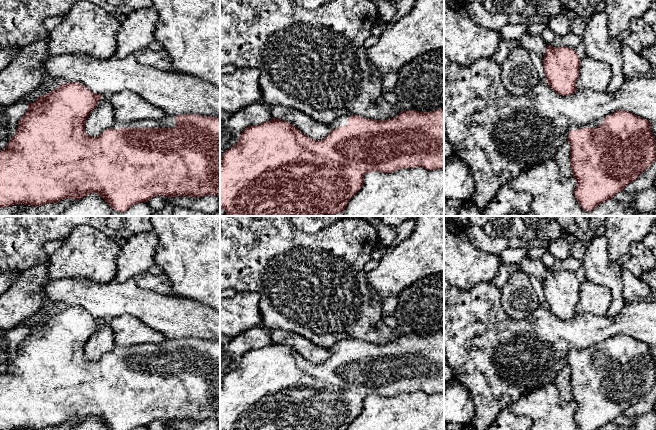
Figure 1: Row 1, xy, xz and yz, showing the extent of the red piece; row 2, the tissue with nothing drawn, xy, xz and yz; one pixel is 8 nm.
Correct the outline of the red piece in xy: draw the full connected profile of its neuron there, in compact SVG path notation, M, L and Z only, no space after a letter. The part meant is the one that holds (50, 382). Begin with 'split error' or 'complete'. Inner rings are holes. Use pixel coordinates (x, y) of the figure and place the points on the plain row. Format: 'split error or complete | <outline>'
split error | M68 306L62 307L58 312L43 320L39 320L34 327L28 328L28 334L19 344L15 359L9 364L6 372L0 374L0 430L14 428L41 430L47 427L58 427L67 422L82 423L90 417L98 417L110 430L132 430L140 426L148 426L158 419L167 421L220 420L220 341L183 338L175 341L164 339L159 344L144 343L129 347L114 346L111 352L102 355L99 360L91 361L85 356L85 346L102 321L103 319L90 315L81 307Z

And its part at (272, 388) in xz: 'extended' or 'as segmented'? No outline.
extended

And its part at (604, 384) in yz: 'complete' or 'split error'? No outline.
split error

